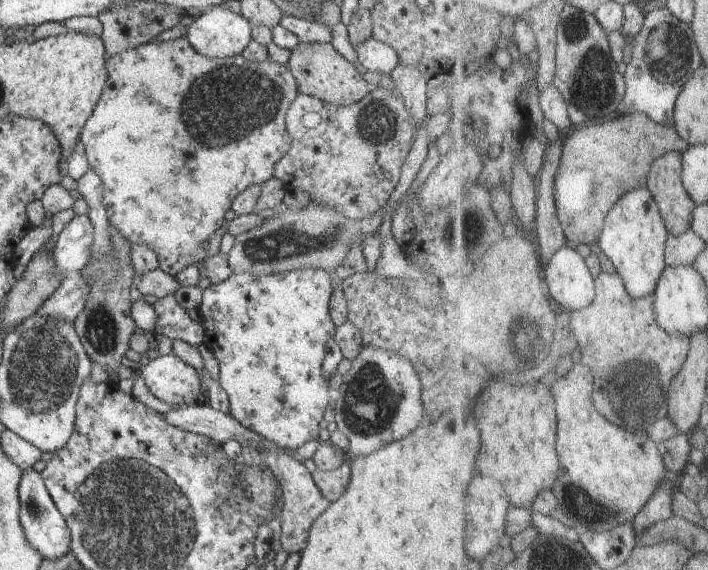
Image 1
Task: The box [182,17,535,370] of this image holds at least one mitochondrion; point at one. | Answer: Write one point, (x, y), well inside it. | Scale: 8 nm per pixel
(288, 242)

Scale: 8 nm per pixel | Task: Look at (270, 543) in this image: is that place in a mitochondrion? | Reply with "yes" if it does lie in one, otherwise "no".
no

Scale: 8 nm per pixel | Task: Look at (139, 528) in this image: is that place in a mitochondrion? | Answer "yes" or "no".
yes

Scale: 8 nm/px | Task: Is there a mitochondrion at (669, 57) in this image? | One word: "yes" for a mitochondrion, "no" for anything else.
yes

